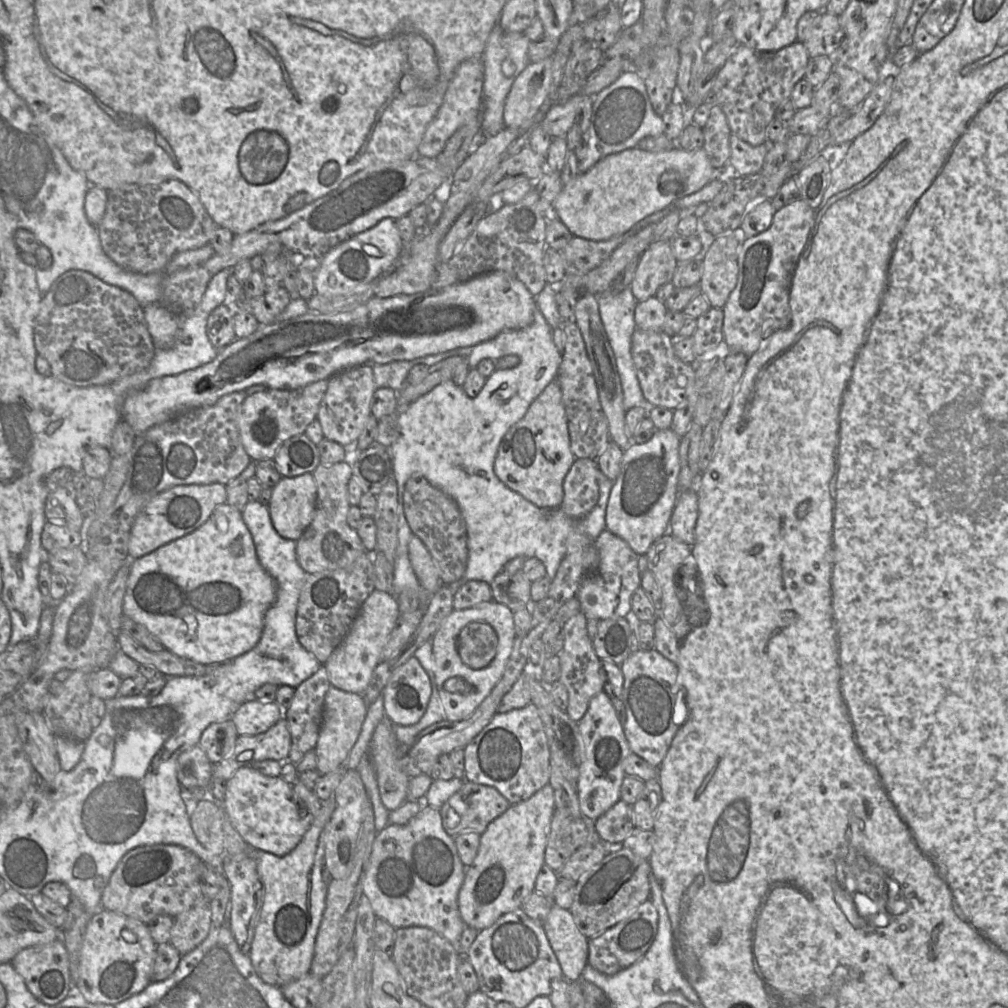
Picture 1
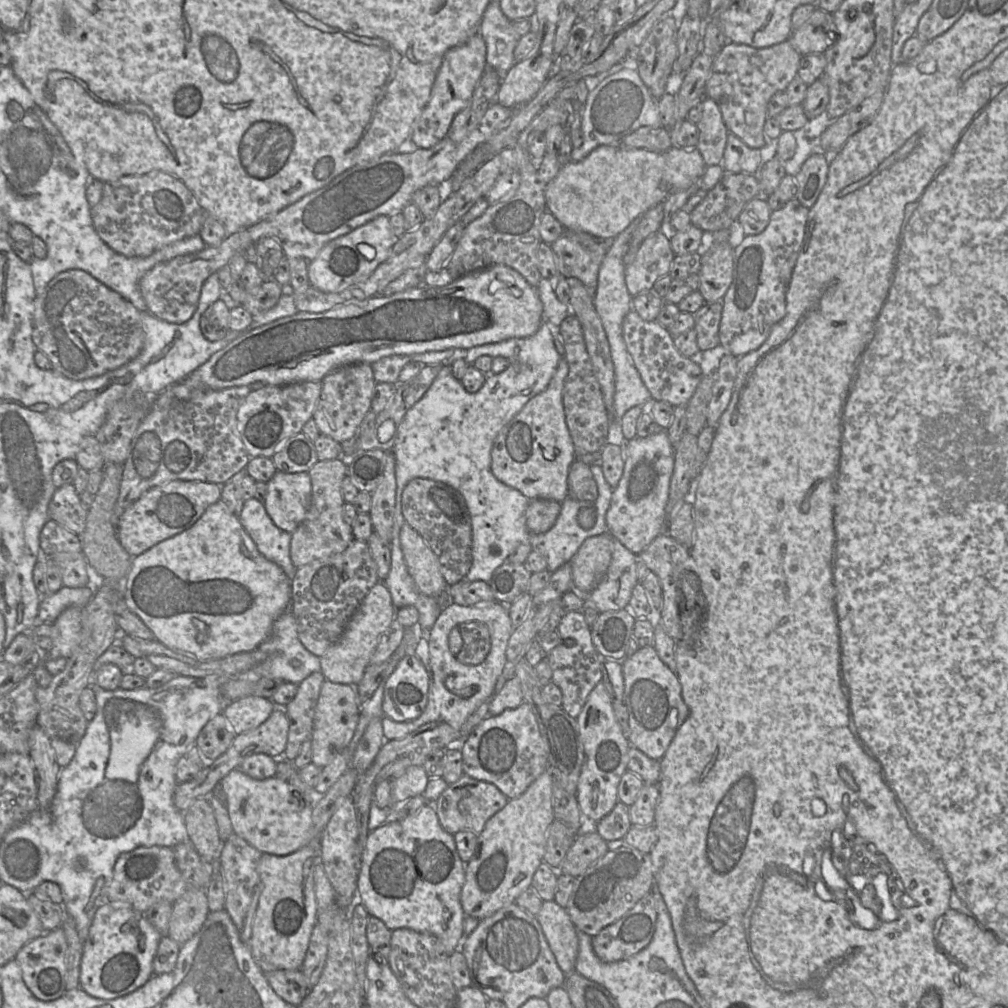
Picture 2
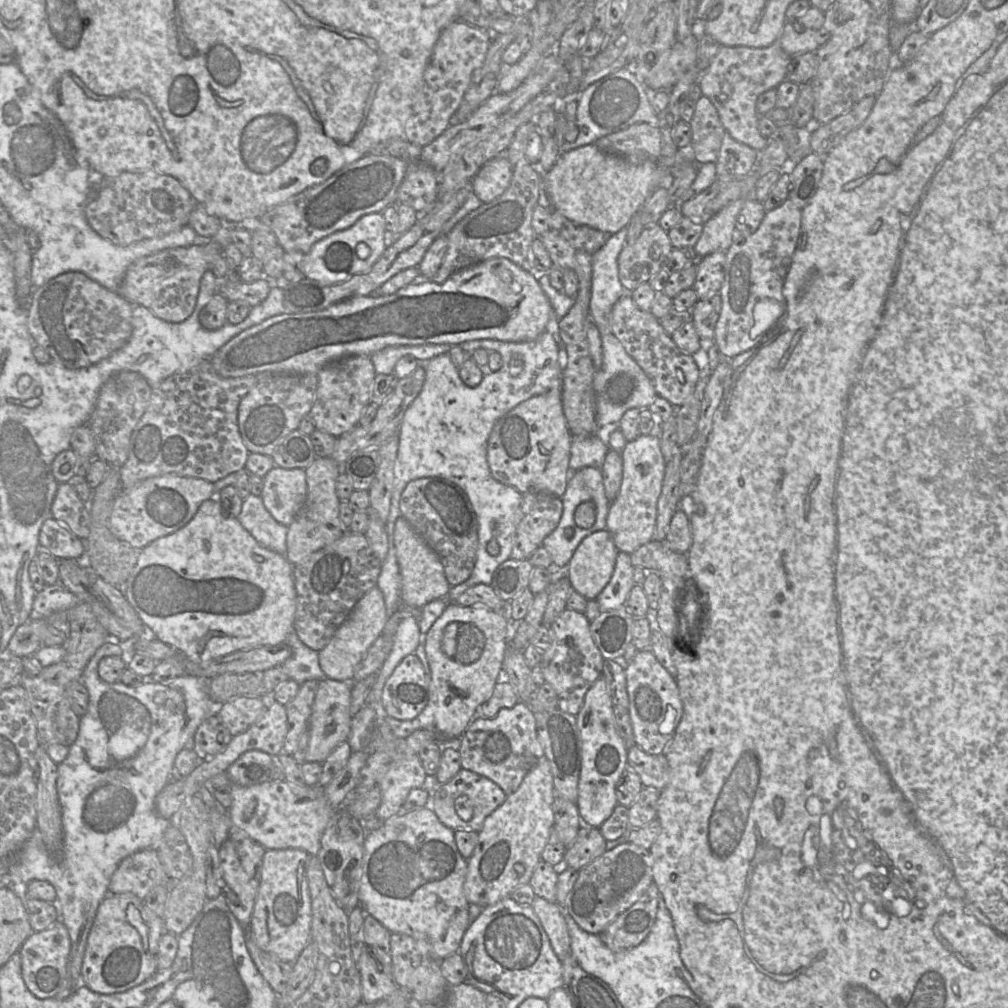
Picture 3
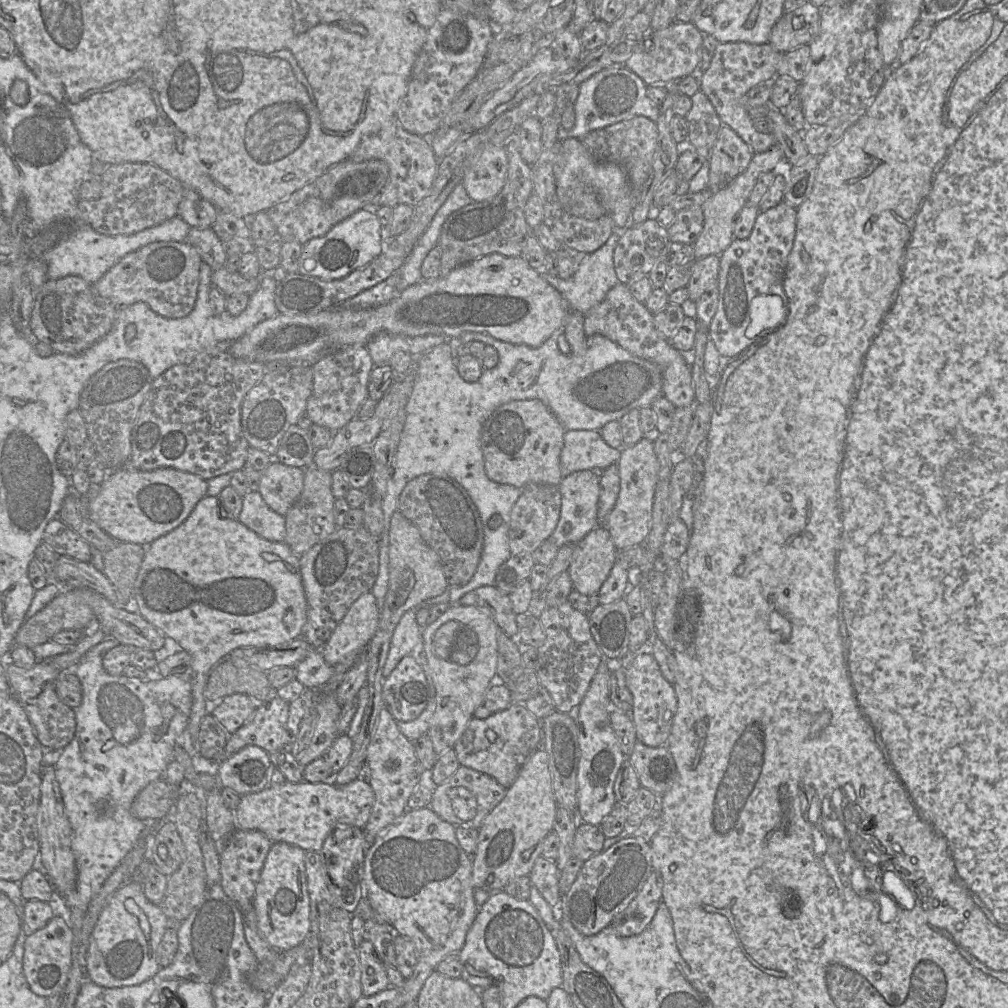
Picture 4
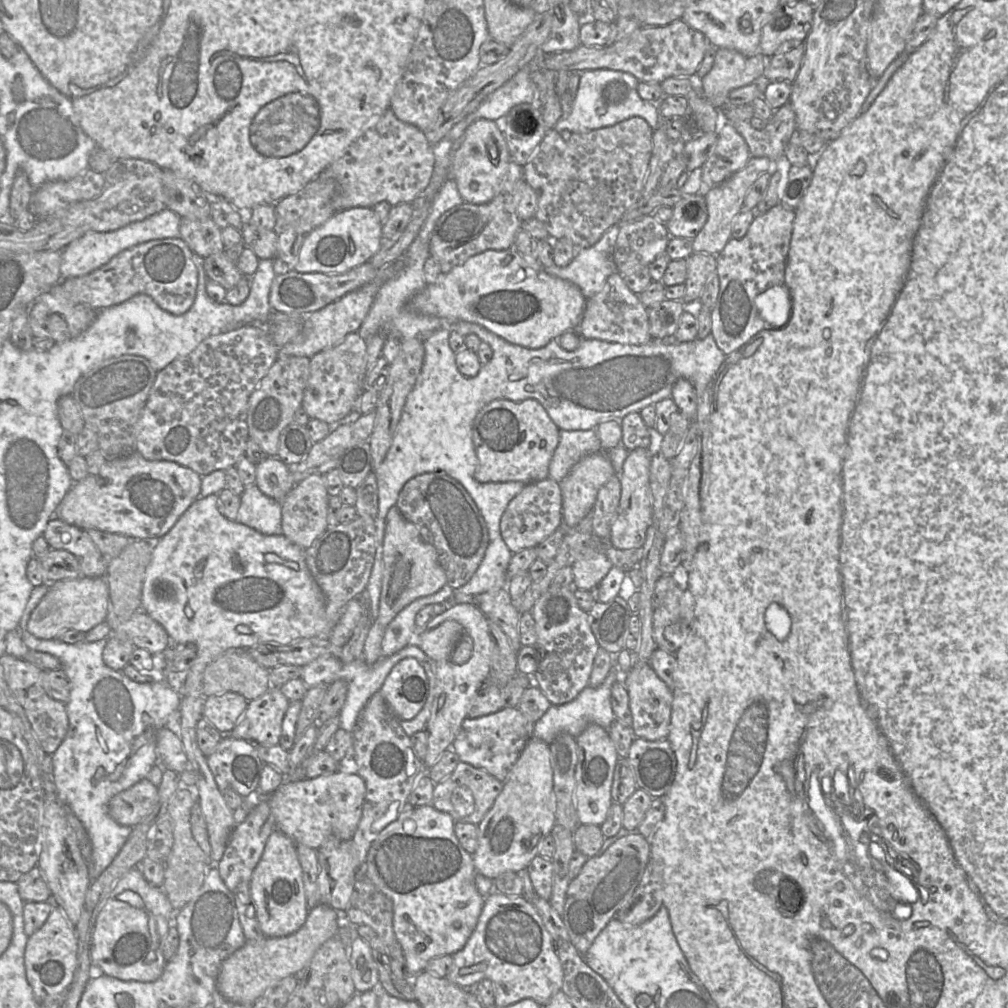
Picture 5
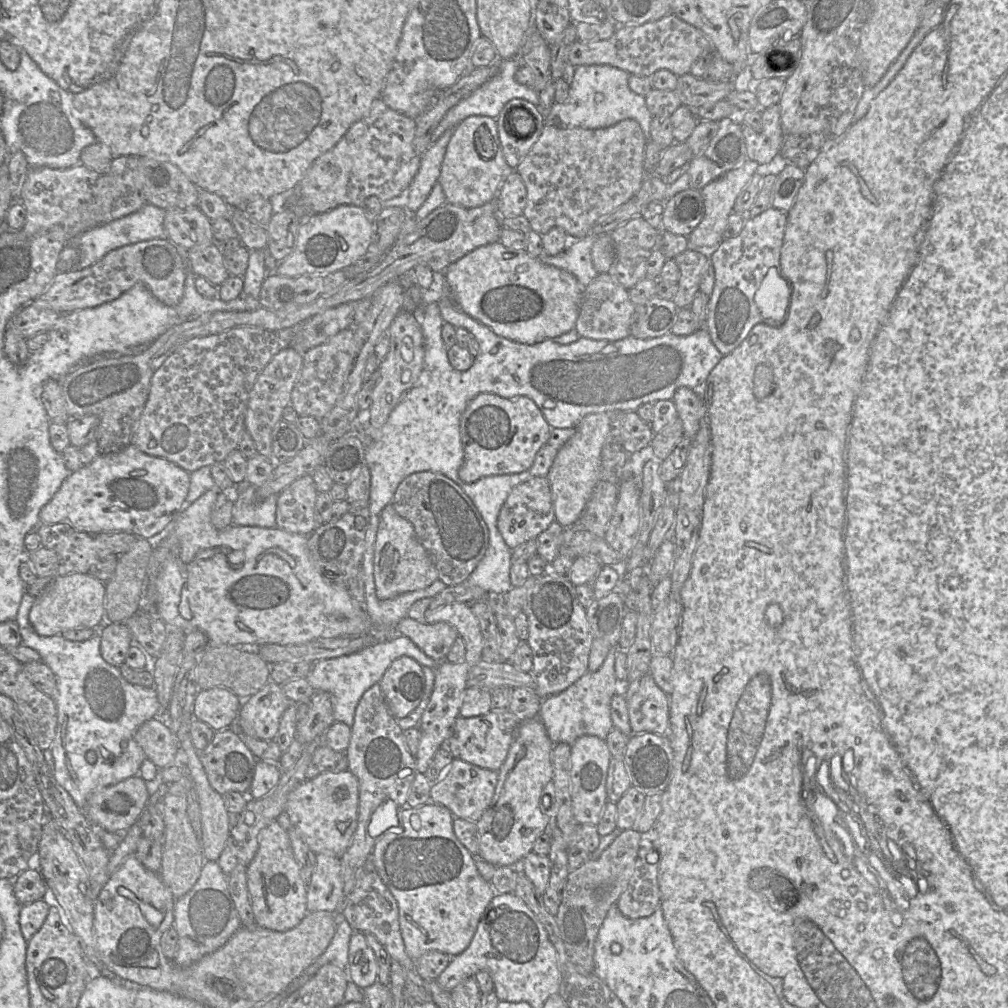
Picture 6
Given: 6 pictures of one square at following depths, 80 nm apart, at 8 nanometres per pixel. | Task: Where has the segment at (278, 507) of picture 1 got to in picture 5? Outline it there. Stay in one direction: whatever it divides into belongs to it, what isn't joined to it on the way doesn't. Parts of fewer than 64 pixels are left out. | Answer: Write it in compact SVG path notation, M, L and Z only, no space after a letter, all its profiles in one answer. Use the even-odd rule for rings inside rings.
M267 456L256 465L255 484L263 494L282 502L297 483L283 461L277 457Z

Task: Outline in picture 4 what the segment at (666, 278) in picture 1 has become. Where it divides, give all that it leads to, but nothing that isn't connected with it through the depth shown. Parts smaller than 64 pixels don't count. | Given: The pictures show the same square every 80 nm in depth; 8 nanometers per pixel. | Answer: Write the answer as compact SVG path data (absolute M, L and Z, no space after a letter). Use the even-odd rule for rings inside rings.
M650 216L643 223L620 229L621 236L614 251L614 268L620 283L629 283L649 275L666 257L672 243L668 229Z

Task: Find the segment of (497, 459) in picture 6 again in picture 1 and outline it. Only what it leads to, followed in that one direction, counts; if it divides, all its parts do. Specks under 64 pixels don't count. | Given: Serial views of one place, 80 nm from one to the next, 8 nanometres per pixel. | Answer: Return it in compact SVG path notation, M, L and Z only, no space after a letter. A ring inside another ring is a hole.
M556 379L551 381L532 402L525 416L503 436L494 461L496 476L511 490L541 509L561 508L564 499L563 482L575 456L570 449L570 437L562 392Z

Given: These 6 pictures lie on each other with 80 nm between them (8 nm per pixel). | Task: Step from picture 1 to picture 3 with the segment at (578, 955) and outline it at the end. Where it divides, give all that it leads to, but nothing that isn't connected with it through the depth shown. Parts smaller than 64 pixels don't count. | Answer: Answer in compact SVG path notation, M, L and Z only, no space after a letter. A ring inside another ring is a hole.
M536 896L531 907L547 934L560 962L571 955L570 937L561 907Z

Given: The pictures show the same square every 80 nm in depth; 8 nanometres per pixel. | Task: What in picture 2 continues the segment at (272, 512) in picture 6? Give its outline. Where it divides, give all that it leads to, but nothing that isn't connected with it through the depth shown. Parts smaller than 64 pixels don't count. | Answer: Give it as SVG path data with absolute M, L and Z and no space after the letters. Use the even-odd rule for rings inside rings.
M255 498L244 501L238 518L259 553L280 566L292 580L297 567L290 557L291 533L278 528L269 517L264 503Z

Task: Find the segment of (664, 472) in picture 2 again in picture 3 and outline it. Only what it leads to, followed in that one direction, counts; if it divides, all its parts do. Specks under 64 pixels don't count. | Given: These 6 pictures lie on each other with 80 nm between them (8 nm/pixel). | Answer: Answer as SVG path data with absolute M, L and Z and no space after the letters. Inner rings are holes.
M658 434L639 435L634 441L626 443L620 454L623 461L622 482L617 497L610 505L606 529L616 549L631 554L653 540L666 462L661 452Z

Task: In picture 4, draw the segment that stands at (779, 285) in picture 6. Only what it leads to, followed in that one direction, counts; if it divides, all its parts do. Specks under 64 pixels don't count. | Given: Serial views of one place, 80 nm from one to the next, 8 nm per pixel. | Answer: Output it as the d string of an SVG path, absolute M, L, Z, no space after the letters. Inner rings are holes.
M759 295L751 303L750 317L747 336L755 341L782 325L786 319L786 301L778 295Z

